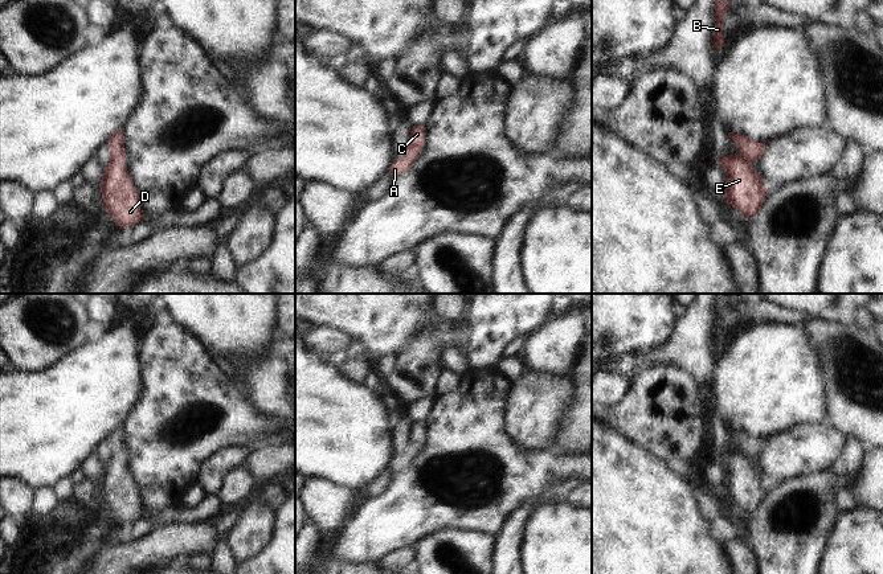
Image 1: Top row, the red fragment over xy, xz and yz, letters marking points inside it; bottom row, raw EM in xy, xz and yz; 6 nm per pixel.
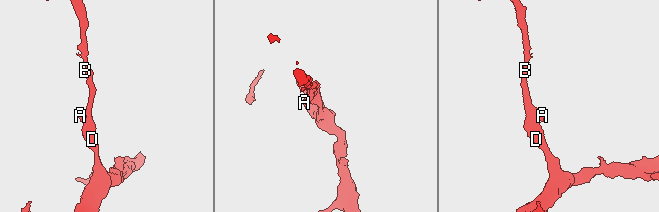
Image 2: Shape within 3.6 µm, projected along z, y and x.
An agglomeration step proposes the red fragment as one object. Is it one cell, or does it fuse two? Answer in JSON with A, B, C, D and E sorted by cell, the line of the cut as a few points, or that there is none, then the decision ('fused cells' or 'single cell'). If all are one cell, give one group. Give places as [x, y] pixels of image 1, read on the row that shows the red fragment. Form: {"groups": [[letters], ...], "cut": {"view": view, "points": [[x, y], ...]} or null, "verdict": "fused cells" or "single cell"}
{"groups": [["A", "B", "C", "D", "E"]], "cut": null, "verdict": "single cell"}

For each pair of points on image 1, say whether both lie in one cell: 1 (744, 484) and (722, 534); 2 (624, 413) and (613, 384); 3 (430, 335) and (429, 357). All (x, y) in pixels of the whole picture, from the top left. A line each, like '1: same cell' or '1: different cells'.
1: same cell
2: different cells
3: same cell

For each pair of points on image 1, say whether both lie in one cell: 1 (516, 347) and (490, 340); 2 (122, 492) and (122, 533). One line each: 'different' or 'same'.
1: different
2: same

